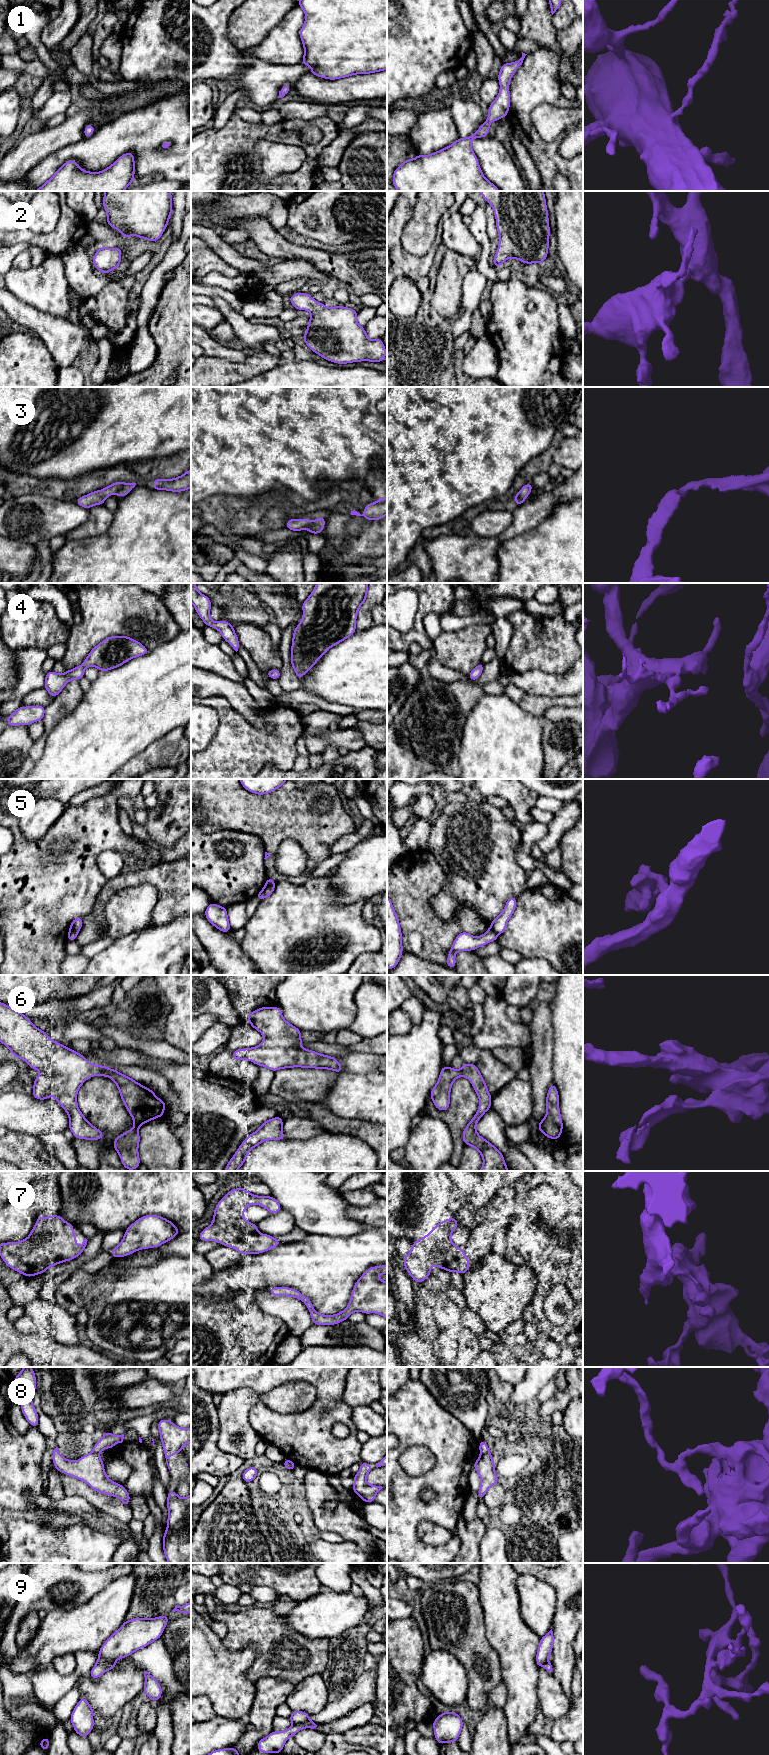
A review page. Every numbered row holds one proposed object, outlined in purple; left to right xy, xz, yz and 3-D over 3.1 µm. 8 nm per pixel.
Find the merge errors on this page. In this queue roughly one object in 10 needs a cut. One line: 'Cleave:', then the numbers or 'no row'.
Cleave: 5, 8, 9

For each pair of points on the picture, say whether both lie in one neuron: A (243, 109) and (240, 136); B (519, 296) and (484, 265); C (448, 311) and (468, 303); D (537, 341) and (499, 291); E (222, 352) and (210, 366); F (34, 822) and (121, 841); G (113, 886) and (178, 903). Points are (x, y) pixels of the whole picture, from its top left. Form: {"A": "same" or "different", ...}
{"A": "different", "B": "different", "C": "different", "D": "same", "E": "different", "F": "different", "G": "same"}

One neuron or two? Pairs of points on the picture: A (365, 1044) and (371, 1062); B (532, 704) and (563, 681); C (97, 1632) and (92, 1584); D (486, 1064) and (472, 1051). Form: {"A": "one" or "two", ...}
{"A": "two", "B": "two", "C": "two", "D": "two"}

